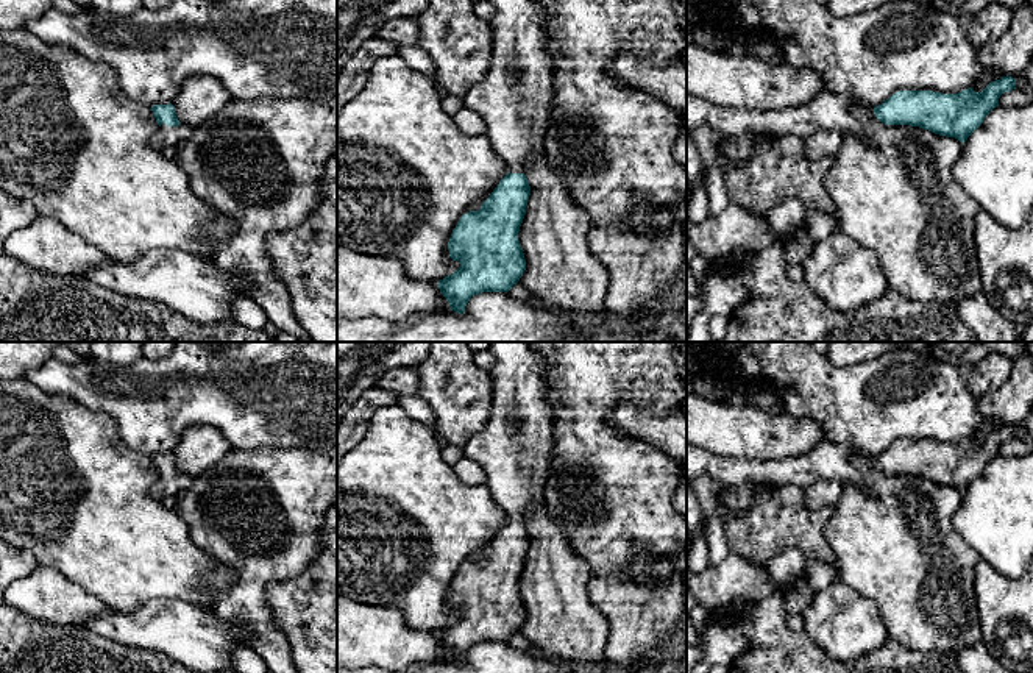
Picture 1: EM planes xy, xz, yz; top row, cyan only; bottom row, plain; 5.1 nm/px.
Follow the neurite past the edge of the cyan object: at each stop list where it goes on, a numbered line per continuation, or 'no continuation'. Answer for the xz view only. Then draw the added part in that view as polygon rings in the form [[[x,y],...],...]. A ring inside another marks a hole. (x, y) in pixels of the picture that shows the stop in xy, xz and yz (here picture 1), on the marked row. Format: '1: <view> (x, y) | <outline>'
1: xz (515, 99) | [[[490,0],[495,14],[488,20],[493,34],[493,59],[485,80],[465,95],[465,108],[479,112],[487,123],[493,151],[510,173],[524,173],[526,159],[545,151],[543,137],[554,106],[554,61],[548,50],[546,9],[534,0]]]

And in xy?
1: xy (167, 135) | [[[162,123],[159,131],[151,137],[151,147],[158,151],[162,151],[165,145],[173,145],[186,139],[190,133],[190,128],[184,123],[178,126],[167,126]]]

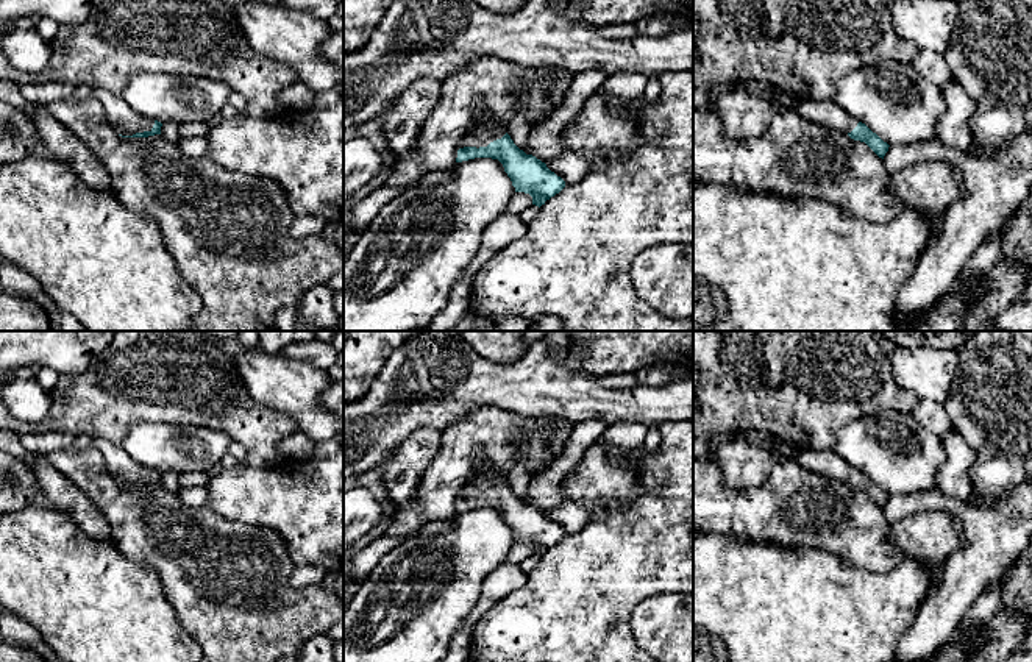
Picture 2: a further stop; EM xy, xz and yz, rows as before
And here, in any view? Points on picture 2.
1: xz (487, 130) | [[[486,114],[473,130],[470,130],[459,144],[464,147],[487,147],[490,142],[501,139],[507,133],[507,128],[495,122],[489,114]]]

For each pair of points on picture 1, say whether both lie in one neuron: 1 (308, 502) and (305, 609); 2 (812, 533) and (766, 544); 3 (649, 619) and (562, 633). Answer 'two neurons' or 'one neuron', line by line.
1: two neurons
2: one neuron
3: two neurons

